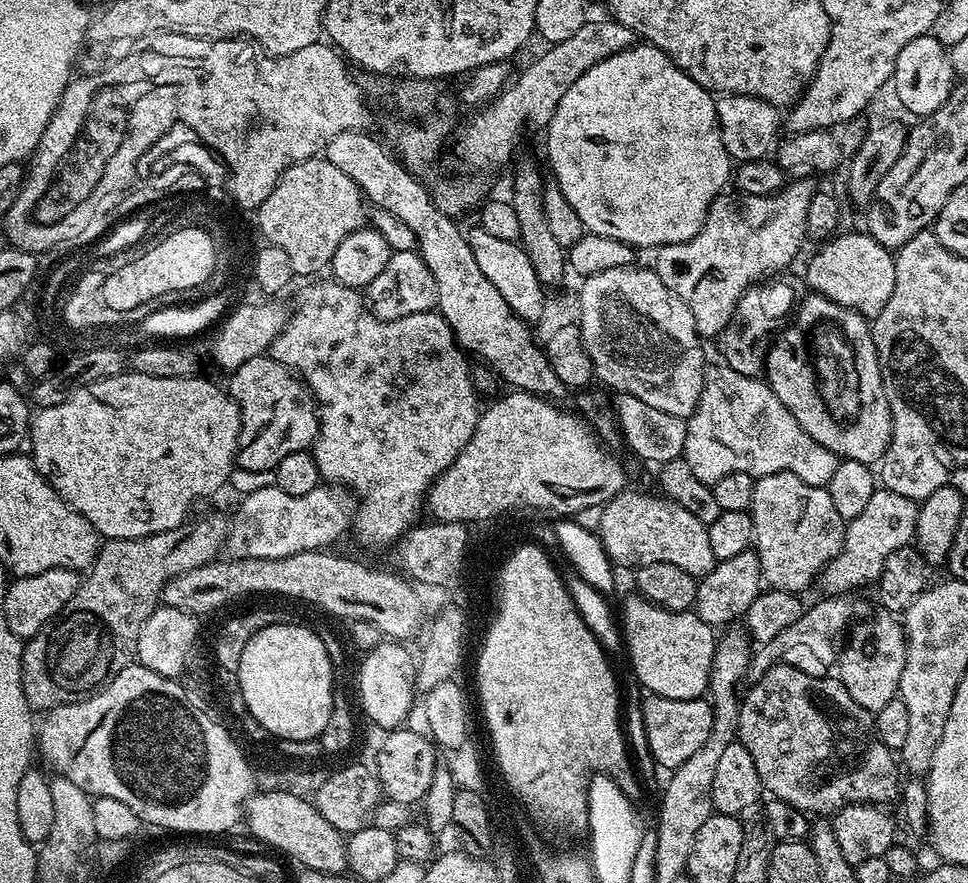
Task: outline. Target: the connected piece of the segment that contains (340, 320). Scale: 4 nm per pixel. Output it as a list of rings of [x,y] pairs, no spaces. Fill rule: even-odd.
[[[331,278],[319,280],[312,282],[317,282],[317,284],[310,285],[297,298],[296,309],[290,312],[290,315],[285,319],[284,329],[280,331],[278,338],[274,338],[270,355],[279,364],[284,364],[287,368],[292,369],[308,385],[309,392],[312,393],[317,405],[319,405],[320,433],[316,435],[316,442],[310,451],[318,462],[321,481],[332,486],[343,486],[358,497],[358,511],[354,516],[354,532],[356,528],[357,538],[368,548],[384,548],[387,544],[392,546],[417,526],[420,520],[418,519],[420,508],[422,512],[429,488],[456,461],[458,454],[462,454],[466,442],[470,442],[476,429],[476,423],[480,421],[482,404],[476,401],[476,388],[472,385],[471,374],[468,373],[467,358],[469,359],[469,357],[464,348],[457,343],[452,328],[439,311],[406,314],[402,318],[380,320],[369,309],[365,297],[357,289],[348,288],[345,284],[339,284],[338,281]]]

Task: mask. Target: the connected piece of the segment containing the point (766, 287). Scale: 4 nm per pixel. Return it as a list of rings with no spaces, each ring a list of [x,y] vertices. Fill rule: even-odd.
[[[784,278],[753,284],[745,290],[742,298],[734,306],[730,322],[726,322],[726,326],[720,332],[718,343],[720,352],[724,355],[721,356],[723,363],[727,364],[730,370],[738,370],[738,374],[759,377],[765,371],[769,344],[774,333],[781,327],[780,319],[787,312],[791,313],[797,303],[798,295],[796,296],[795,290],[780,279]],[[772,331],[774,331],[773,336]]]

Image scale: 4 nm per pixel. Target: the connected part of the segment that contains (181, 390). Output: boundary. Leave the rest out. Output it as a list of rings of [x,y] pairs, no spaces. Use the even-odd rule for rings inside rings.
[[[121,371],[115,376],[101,376],[99,380],[90,382],[79,388],[66,402],[58,402],[58,406],[41,408],[31,417],[30,442],[32,452],[30,459],[51,484],[52,488],[70,505],[86,522],[96,527],[101,537],[109,540],[137,540],[150,534],[158,534],[162,530],[177,528],[189,519],[188,511],[195,500],[216,492],[228,480],[234,469],[236,447],[240,437],[240,407],[227,391],[224,392],[212,380],[203,380],[200,374],[195,376],[151,376],[145,372]]]

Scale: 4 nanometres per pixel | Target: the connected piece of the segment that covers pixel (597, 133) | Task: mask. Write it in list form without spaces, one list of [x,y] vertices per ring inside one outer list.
[[[651,46],[627,48],[626,51],[614,54],[598,62],[590,70],[586,70],[586,74],[575,80],[566,90],[566,94],[562,94],[552,115],[552,121],[546,129],[546,135],[548,135],[548,160],[552,163],[553,174],[556,175],[553,176],[554,182],[562,190],[562,194],[566,194],[566,202],[574,206],[574,214],[582,218],[585,229],[594,236],[605,236],[631,244],[636,250],[640,248],[655,250],[665,244],[684,242],[694,234],[698,234],[708,213],[708,207],[727,189],[724,187],[727,186],[728,180],[730,184],[730,177],[734,172],[734,161],[726,154],[726,146],[722,146],[713,93],[698,82],[694,82],[694,78],[685,74],[665,52],[660,52]]]

